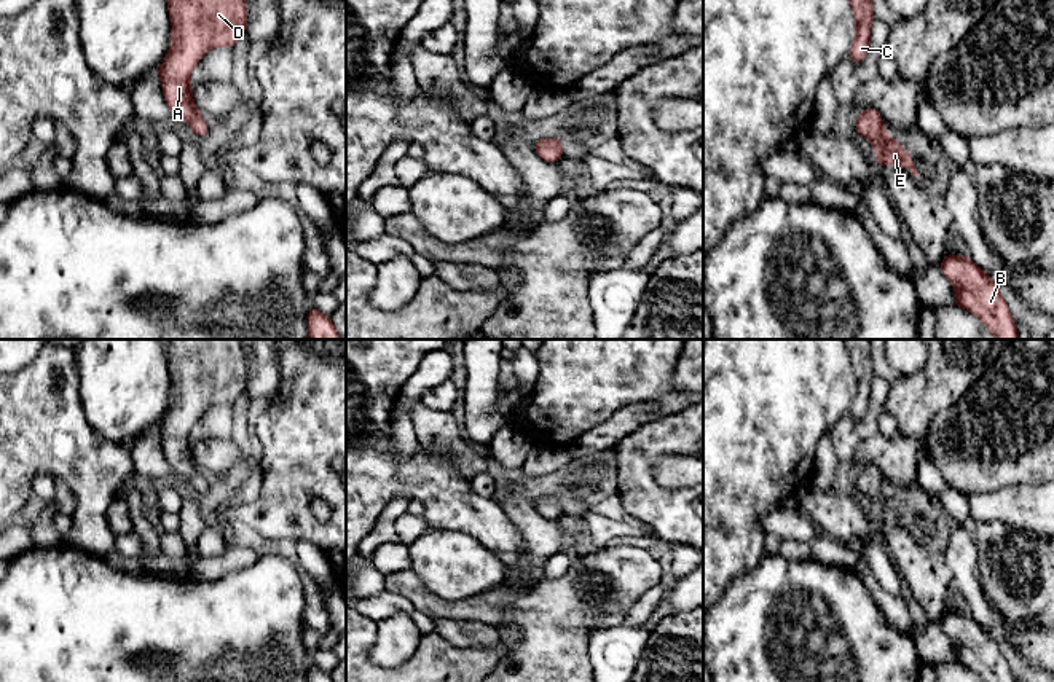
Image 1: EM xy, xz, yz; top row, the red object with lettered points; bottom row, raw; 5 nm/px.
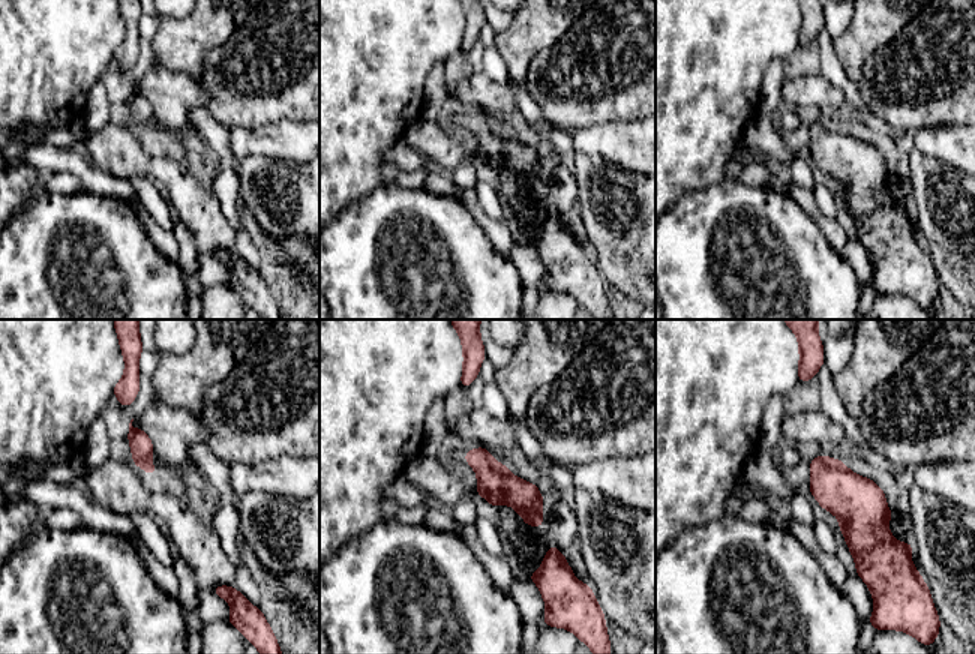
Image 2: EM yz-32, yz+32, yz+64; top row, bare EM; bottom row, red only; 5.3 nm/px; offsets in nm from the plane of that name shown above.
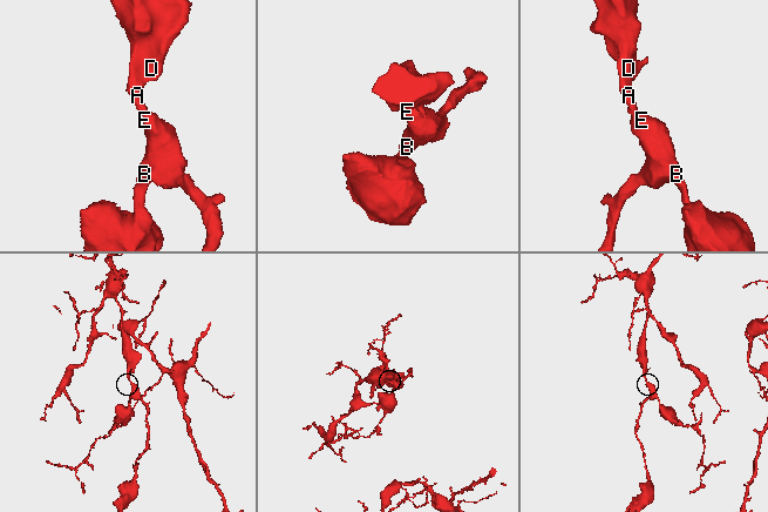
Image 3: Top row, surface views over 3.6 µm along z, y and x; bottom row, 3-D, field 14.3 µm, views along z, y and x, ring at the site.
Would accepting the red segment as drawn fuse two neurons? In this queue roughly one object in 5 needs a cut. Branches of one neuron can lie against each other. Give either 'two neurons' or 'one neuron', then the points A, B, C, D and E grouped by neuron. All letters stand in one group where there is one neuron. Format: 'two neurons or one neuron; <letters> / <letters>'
one neuron; A B C D E

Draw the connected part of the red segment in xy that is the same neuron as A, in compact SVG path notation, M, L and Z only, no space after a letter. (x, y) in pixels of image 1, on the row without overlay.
M167 339L172 378L171 403L156 430L172 472L204 494L209 484L198 468L190 430L212 405L233 405L247 387L242 339Z

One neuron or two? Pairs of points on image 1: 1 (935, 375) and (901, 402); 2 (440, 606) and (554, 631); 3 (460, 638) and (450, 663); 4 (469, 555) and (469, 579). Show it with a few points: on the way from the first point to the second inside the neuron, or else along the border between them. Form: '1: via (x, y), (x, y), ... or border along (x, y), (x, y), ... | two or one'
1: via (928, 383), (909, 400) | one
2: via (469, 609), (525, 612) | one
3: border along (436, 631), (456, 646), (493, 646) | two
4: via (469, 561), (469, 572) | one

